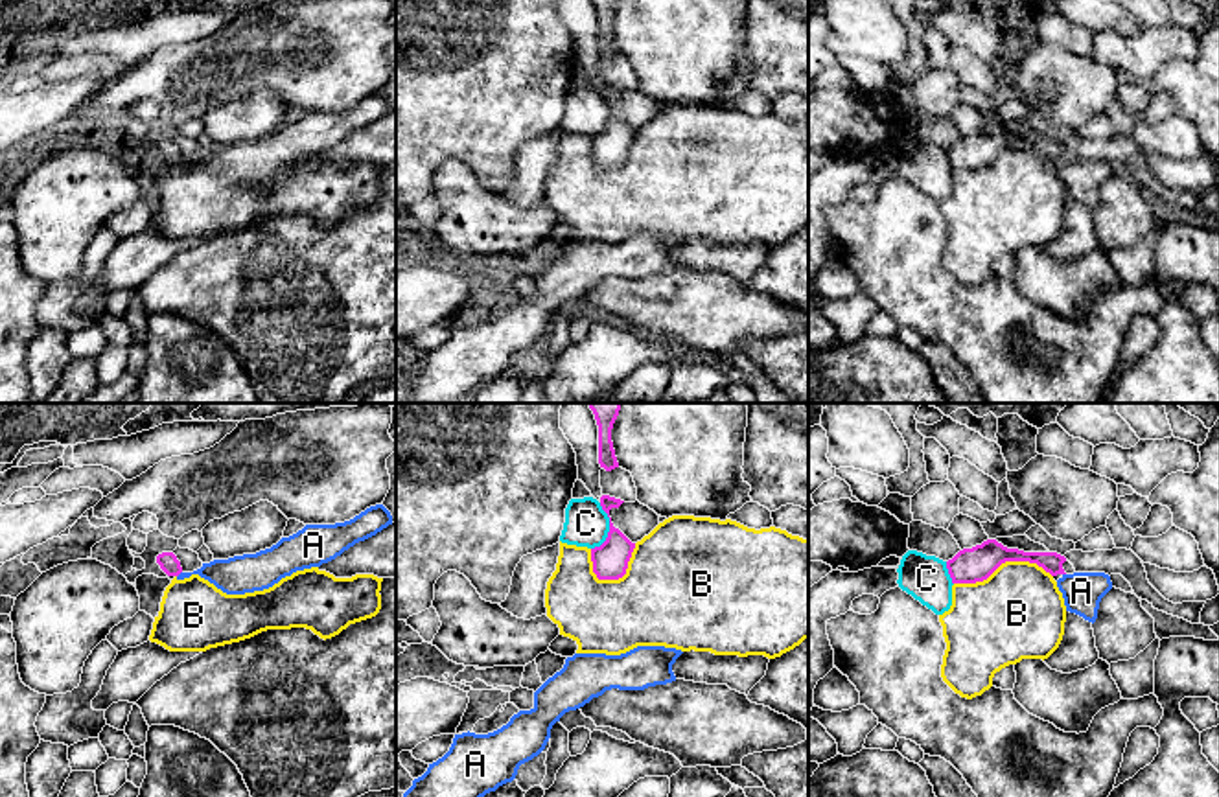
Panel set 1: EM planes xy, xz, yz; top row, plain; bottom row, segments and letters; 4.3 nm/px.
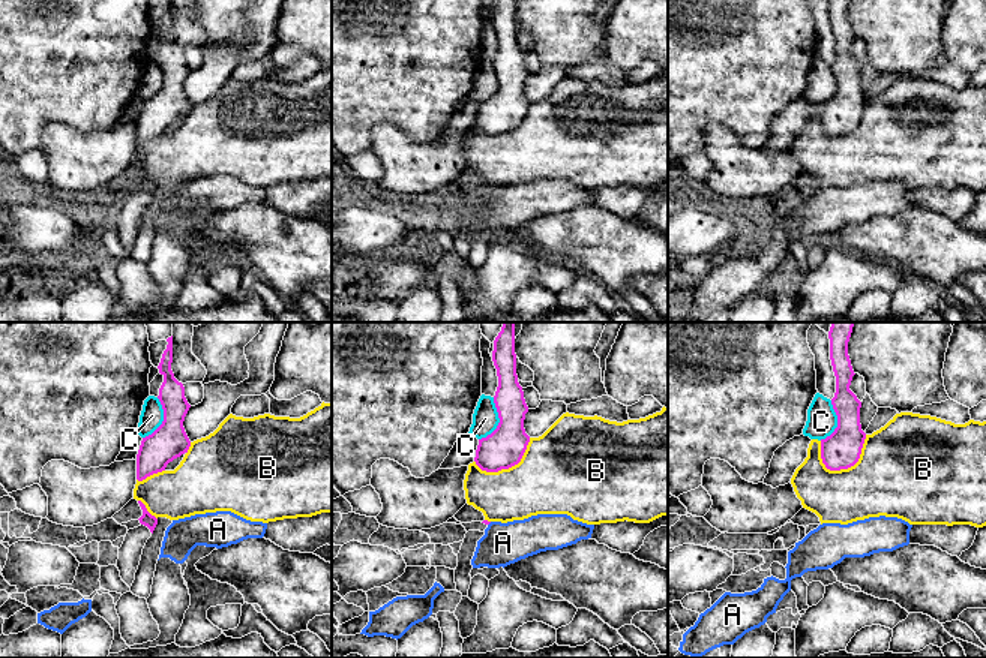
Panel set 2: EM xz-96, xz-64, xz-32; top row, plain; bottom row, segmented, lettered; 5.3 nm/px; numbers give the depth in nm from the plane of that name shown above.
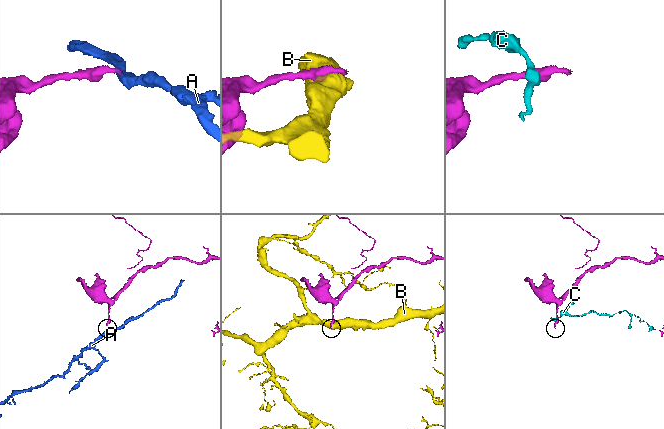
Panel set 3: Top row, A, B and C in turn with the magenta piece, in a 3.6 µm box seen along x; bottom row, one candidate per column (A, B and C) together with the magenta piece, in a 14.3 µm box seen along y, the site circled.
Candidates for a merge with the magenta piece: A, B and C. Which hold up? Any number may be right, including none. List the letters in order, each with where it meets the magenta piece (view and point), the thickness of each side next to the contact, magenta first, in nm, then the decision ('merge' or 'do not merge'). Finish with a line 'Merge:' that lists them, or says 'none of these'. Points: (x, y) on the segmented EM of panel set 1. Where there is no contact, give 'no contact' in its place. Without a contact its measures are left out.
A: xy (179, 573) | 90/160 nm | do not merge
B: yz (1002, 562) | 160/400 nm | do not merge
C: xz (610, 529) | 160/190 nm | do not merge
Merge: none of these

